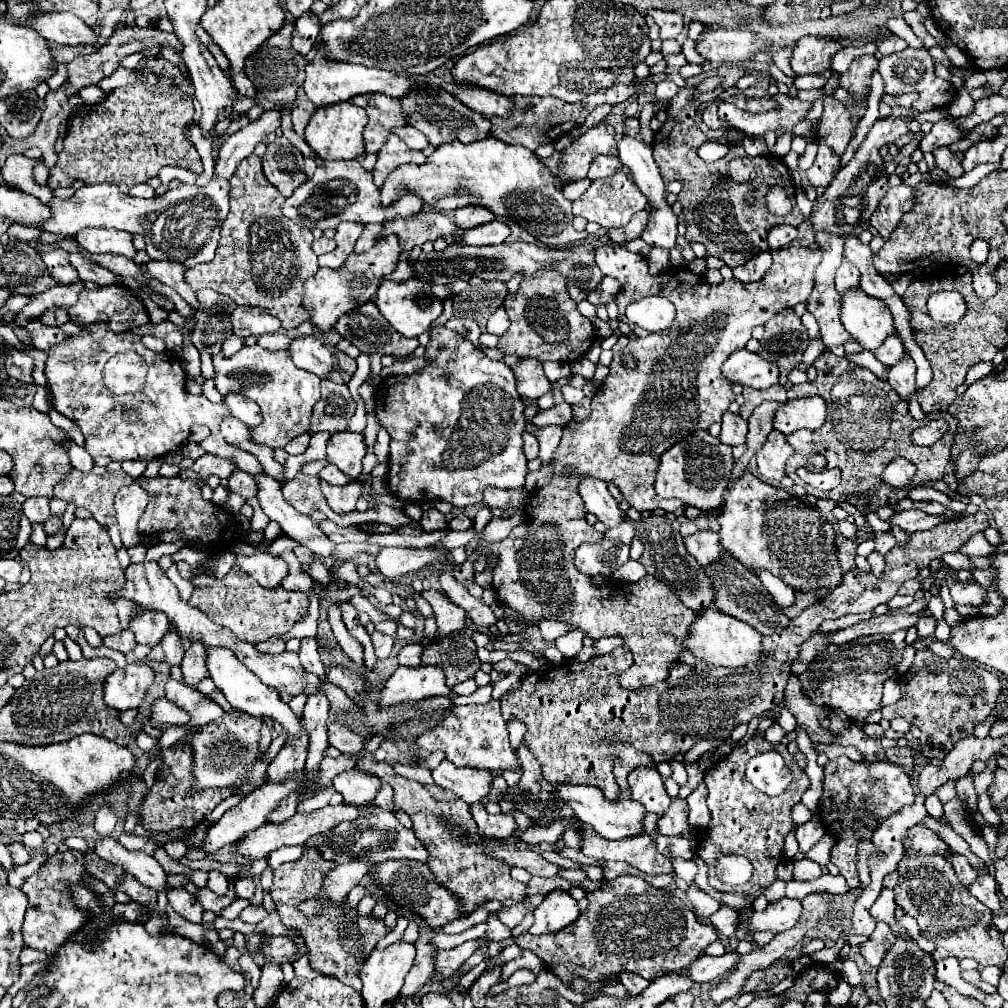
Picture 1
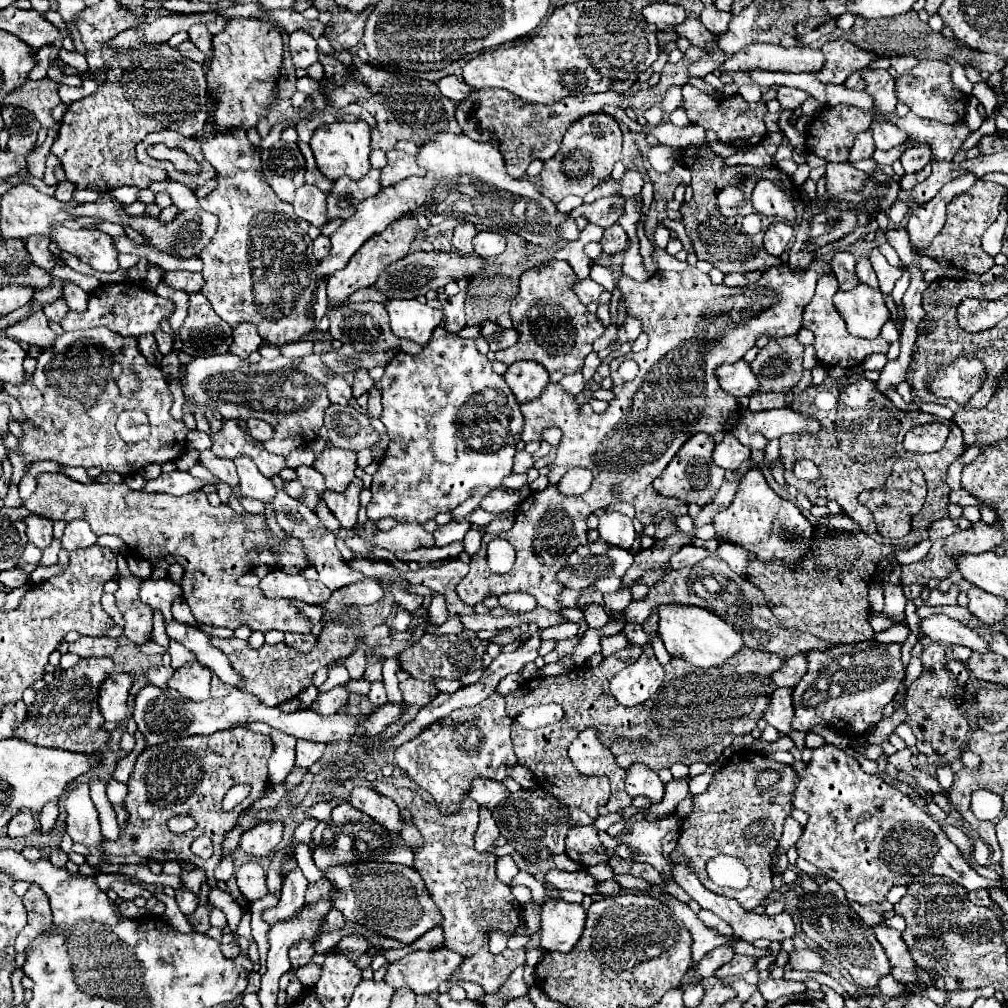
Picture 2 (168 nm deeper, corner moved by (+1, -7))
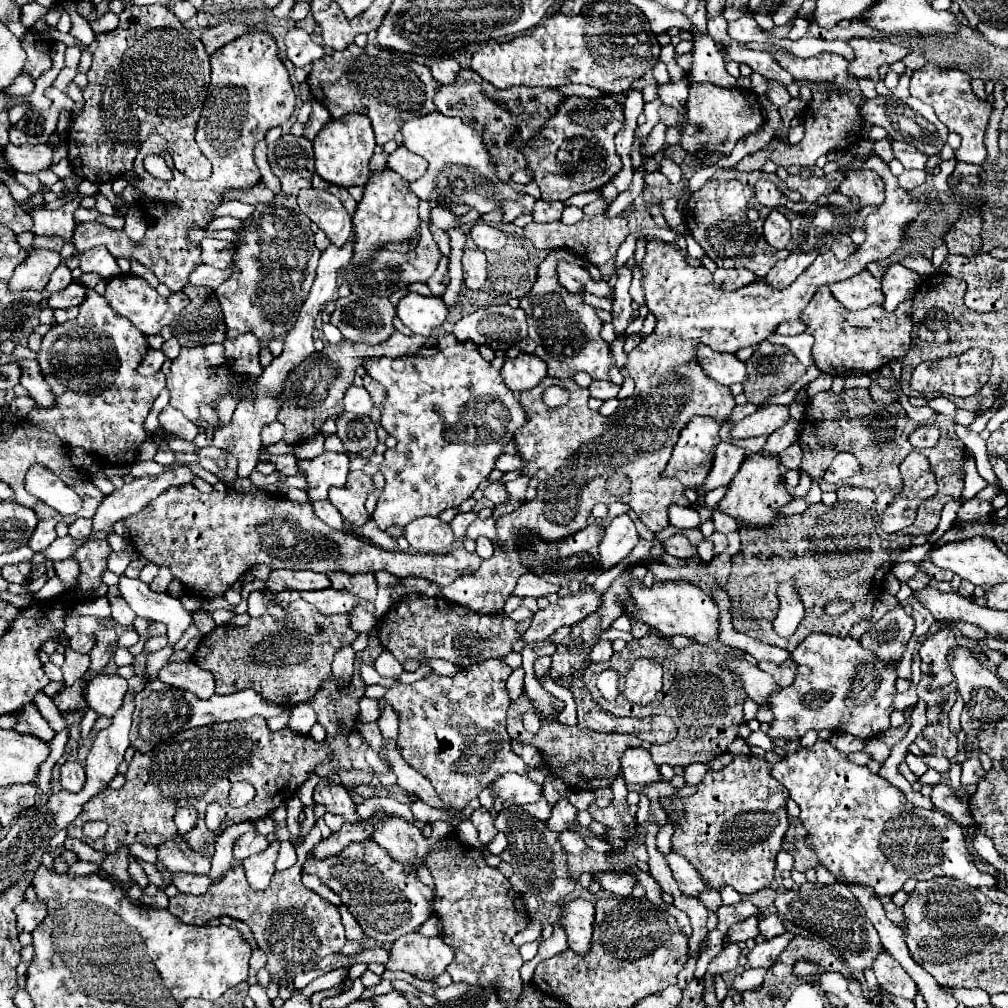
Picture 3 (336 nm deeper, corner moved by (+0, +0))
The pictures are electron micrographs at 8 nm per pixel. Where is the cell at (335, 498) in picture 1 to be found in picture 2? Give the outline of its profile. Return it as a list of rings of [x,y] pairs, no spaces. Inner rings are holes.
[[[351,482],[347,486],[345,492],[337,494],[337,492],[325,492],[323,500],[327,502],[329,510],[335,514],[335,518],[341,522],[343,528],[355,528],[357,524],[357,512],[359,512],[359,492],[361,492],[361,484]]]

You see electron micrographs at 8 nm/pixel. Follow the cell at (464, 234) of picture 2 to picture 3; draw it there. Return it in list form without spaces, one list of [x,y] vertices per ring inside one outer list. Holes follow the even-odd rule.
[[[466,247],[462,255],[464,281],[470,289],[480,289],[486,281],[486,255],[478,247]]]

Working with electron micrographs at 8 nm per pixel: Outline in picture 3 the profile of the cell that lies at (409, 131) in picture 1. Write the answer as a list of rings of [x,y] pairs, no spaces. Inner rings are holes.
[[[314,103],[312,113],[310,113],[310,119],[308,119],[306,129],[304,129],[304,137],[312,141],[312,139],[318,135],[318,131],[328,123],[328,119],[330,119],[328,109],[326,109],[326,107],[322,107],[320,103]]]

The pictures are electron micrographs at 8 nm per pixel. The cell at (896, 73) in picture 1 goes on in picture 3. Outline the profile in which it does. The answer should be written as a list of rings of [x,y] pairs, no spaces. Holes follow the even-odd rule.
[[[926,65],[912,73],[910,79],[910,95],[918,97],[920,101],[932,105],[938,119],[950,129],[962,135],[962,147],[956,151],[956,159],[964,163],[984,163],[986,149],[984,149],[984,131],[988,125],[988,117],[992,111],[990,103],[982,103],[976,99],[970,87],[970,75],[960,69],[948,69],[938,65]]]

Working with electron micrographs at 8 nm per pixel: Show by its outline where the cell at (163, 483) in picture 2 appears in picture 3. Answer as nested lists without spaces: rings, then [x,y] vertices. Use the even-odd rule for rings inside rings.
[[[182,465],[174,471],[140,477],[128,485],[122,485],[120,489],[114,489],[94,515],[94,531],[112,531],[112,525],[116,521],[136,515],[168,487],[180,487],[184,483],[190,483],[192,479],[192,469],[188,465]]]

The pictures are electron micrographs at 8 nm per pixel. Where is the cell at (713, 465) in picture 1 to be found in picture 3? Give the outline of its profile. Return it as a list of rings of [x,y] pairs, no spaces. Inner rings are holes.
[[[692,417],[682,429],[662,477],[672,477],[684,487],[698,489],[710,473],[714,449],[720,443],[718,431],[720,425],[712,417]]]

